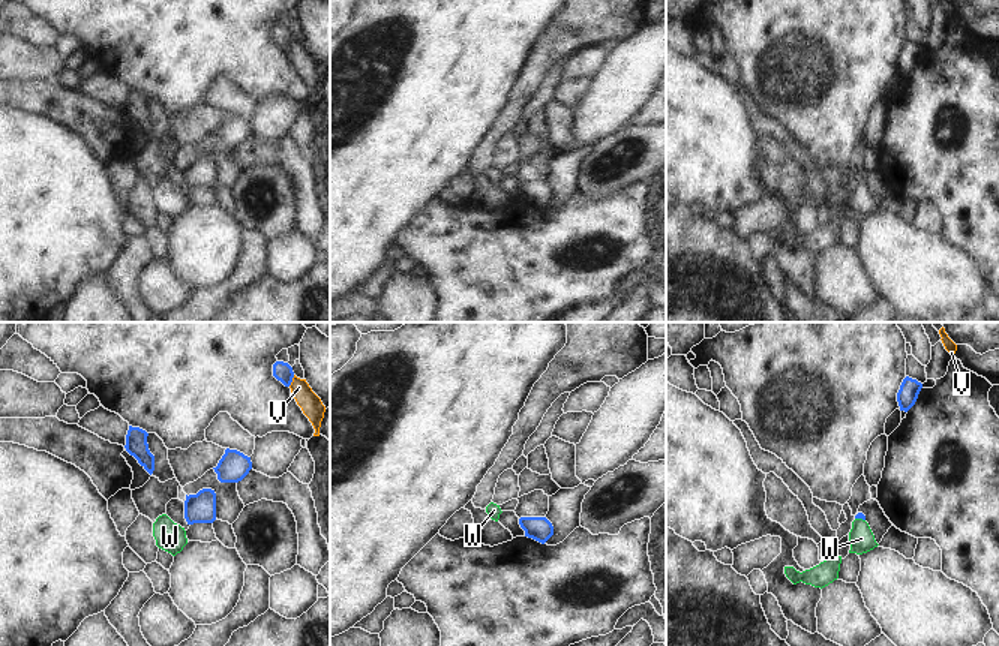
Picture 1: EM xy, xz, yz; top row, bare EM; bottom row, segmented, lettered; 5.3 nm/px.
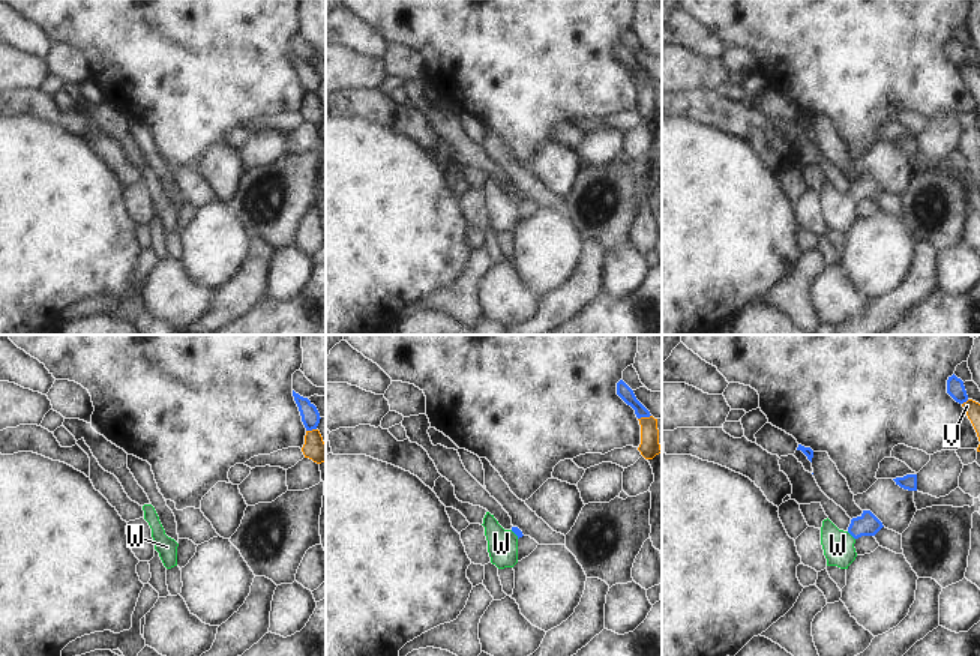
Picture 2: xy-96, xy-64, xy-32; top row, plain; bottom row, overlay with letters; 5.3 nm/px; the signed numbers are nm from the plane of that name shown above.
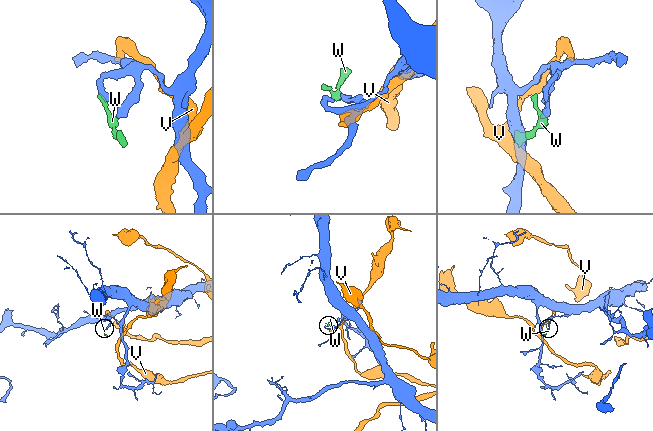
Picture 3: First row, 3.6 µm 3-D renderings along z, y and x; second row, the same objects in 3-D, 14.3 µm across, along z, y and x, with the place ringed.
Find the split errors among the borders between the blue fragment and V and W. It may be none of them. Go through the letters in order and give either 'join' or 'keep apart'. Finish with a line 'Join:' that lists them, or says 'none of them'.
V: keep apart
W: join
Join: W

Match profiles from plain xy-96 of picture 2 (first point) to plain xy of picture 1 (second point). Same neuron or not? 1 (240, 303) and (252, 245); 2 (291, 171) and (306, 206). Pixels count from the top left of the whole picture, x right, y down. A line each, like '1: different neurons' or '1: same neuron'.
1: same neuron
2: different neurons

